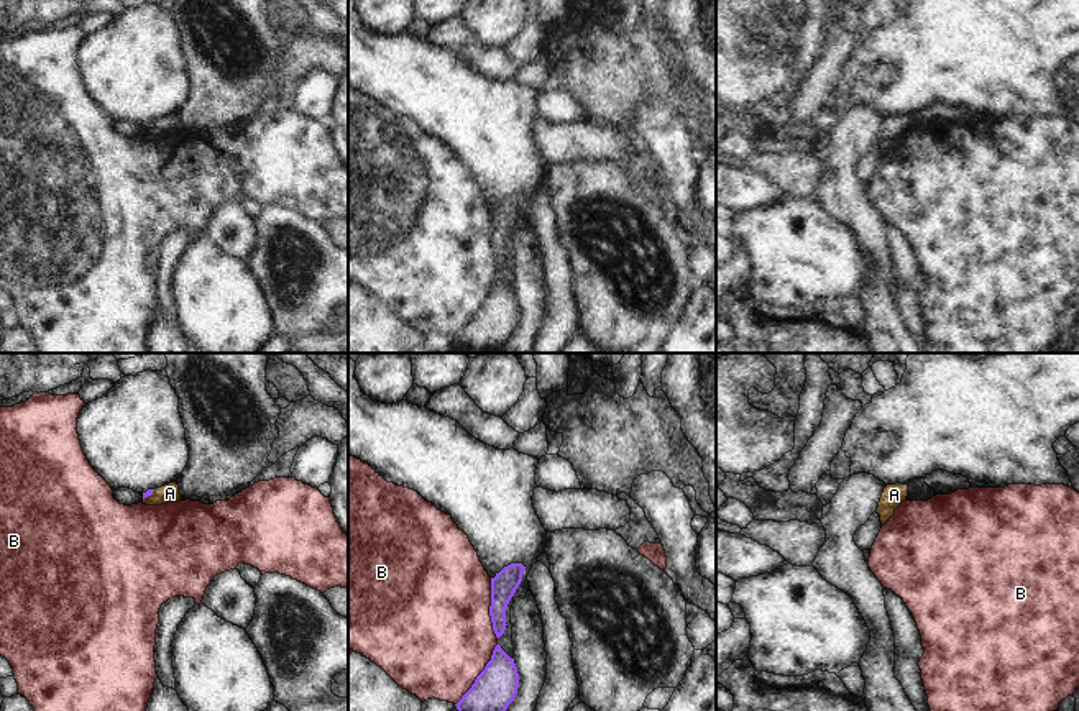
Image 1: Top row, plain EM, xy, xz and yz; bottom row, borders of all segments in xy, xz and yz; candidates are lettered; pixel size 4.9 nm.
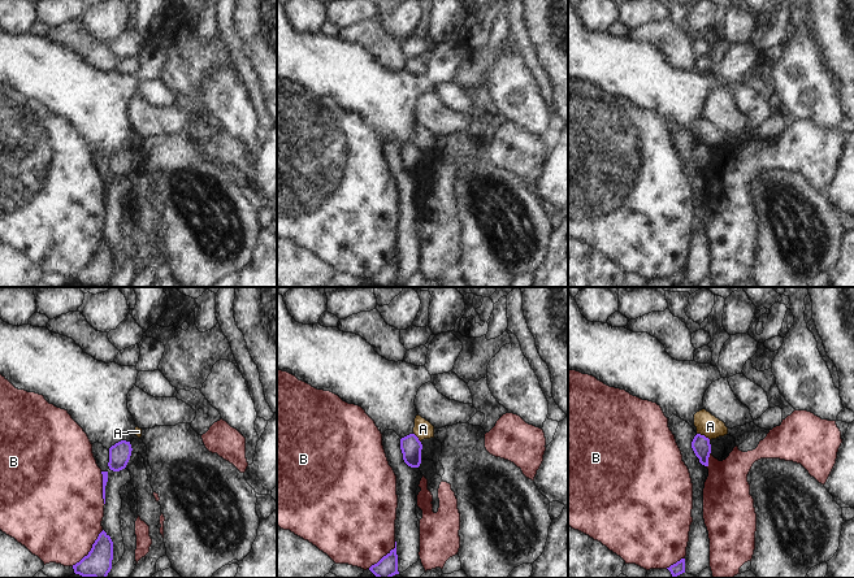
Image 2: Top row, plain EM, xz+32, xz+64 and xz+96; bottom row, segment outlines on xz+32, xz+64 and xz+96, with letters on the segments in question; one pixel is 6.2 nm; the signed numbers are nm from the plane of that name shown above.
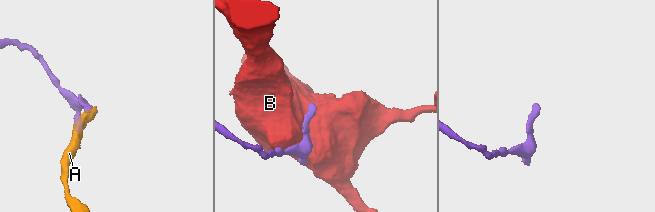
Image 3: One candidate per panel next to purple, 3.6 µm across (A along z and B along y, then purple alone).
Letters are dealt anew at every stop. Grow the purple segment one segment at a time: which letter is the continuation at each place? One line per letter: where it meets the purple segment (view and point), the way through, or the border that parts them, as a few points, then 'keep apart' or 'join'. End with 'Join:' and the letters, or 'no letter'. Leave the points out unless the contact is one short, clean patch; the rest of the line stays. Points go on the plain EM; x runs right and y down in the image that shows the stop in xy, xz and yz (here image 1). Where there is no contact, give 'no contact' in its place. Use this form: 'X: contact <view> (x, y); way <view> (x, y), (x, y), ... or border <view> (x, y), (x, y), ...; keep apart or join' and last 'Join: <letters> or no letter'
A: contact xy (148, 127); border xy (155, 122), (143, 132); keep apart
B: contact xz (478, 307); keep apart
Join: no letter

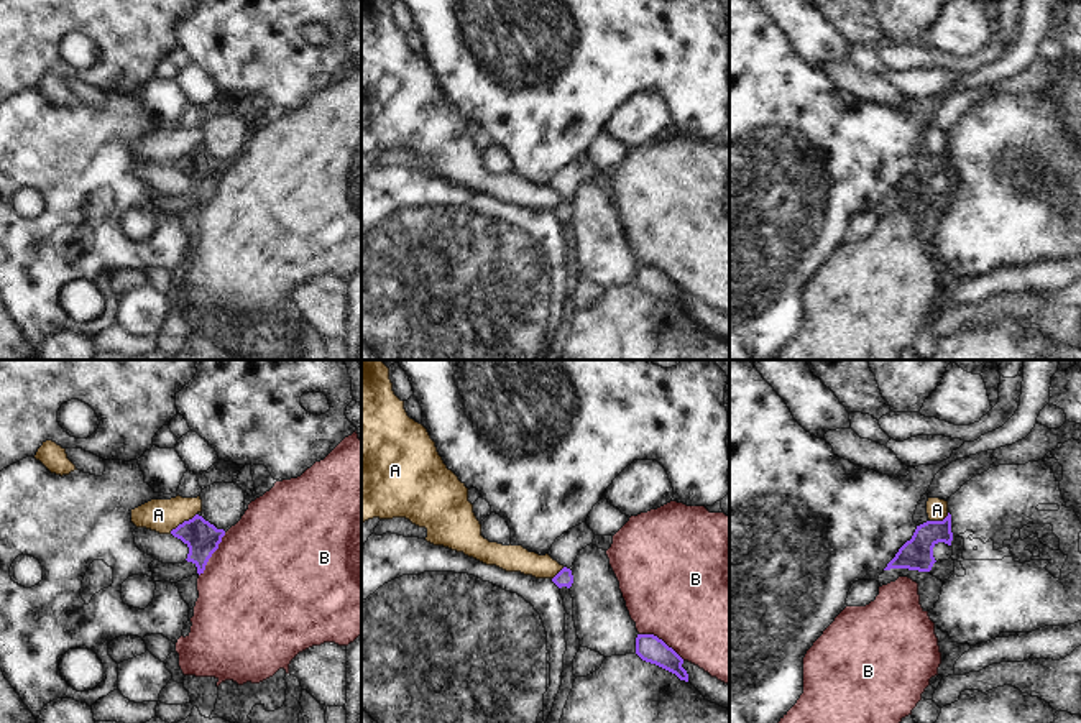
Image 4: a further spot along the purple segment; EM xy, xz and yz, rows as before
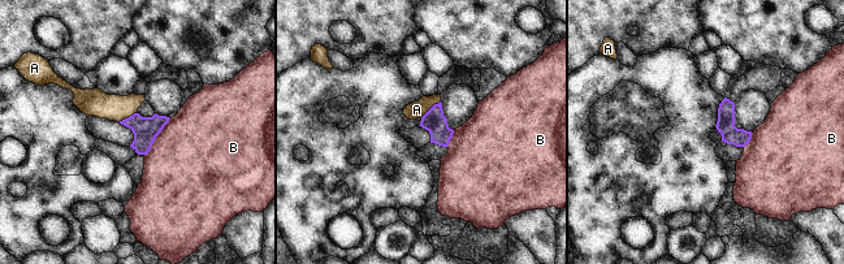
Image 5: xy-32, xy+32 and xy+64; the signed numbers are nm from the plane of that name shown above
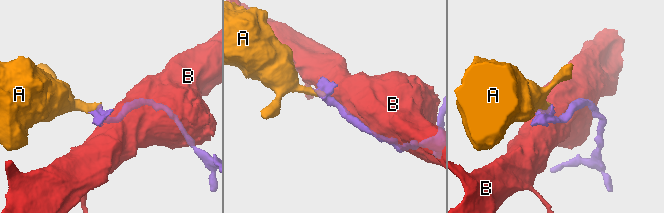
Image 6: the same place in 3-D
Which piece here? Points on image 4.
A: contact xy (184, 153); border xy (196, 145), (170, 165); keep apart
B: contact xy (212, 184); keep apart
Join: no letter

